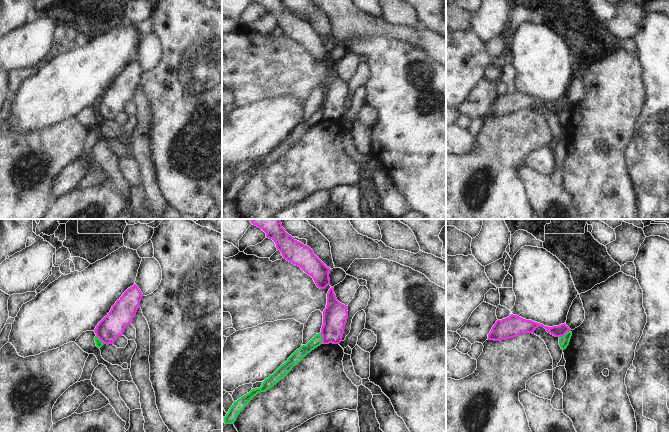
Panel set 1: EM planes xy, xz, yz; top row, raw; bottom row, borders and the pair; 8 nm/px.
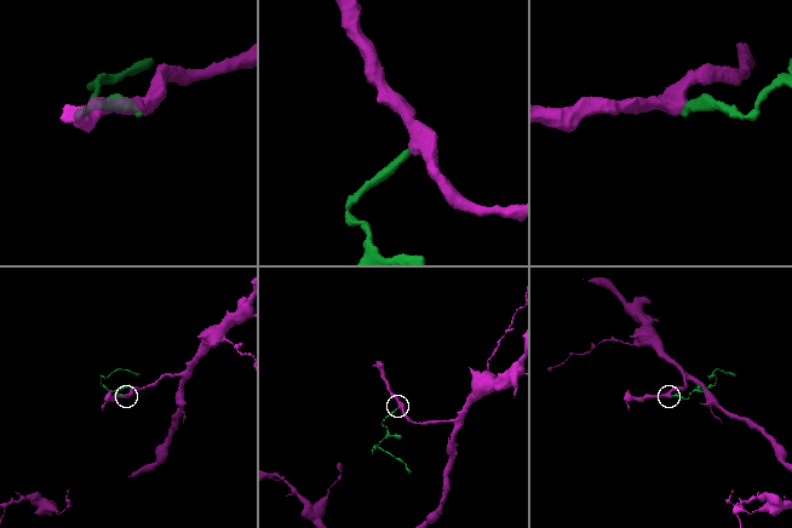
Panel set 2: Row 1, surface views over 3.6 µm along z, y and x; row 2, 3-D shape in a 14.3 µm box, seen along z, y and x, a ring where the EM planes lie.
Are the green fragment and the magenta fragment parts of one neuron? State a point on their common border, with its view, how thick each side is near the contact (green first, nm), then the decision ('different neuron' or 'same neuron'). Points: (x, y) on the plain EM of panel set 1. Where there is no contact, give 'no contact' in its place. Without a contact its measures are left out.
contact yz (565, 110); calibres 80 and 100 nm; different neuron

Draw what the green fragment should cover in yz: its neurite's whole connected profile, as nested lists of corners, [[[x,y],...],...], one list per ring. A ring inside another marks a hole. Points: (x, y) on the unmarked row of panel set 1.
[[[570,106],[564,112],[559,113],[559,121],[562,126],[565,126],[567,122],[569,121],[571,112],[572,112],[572,108]]]

